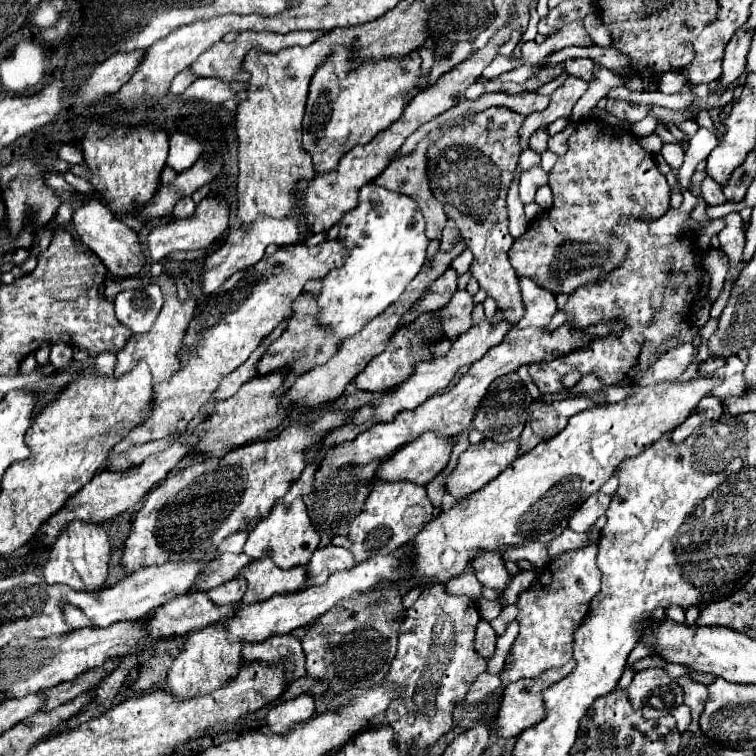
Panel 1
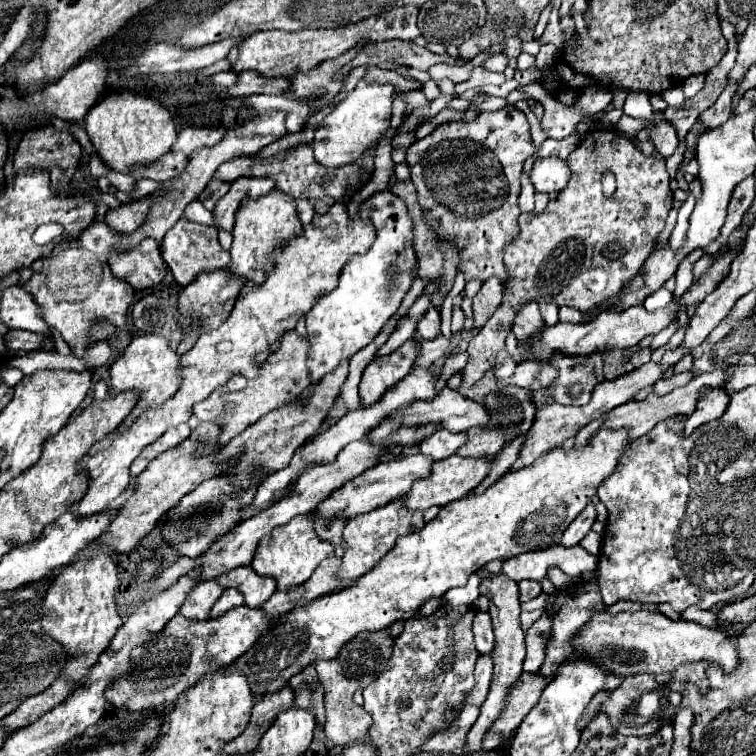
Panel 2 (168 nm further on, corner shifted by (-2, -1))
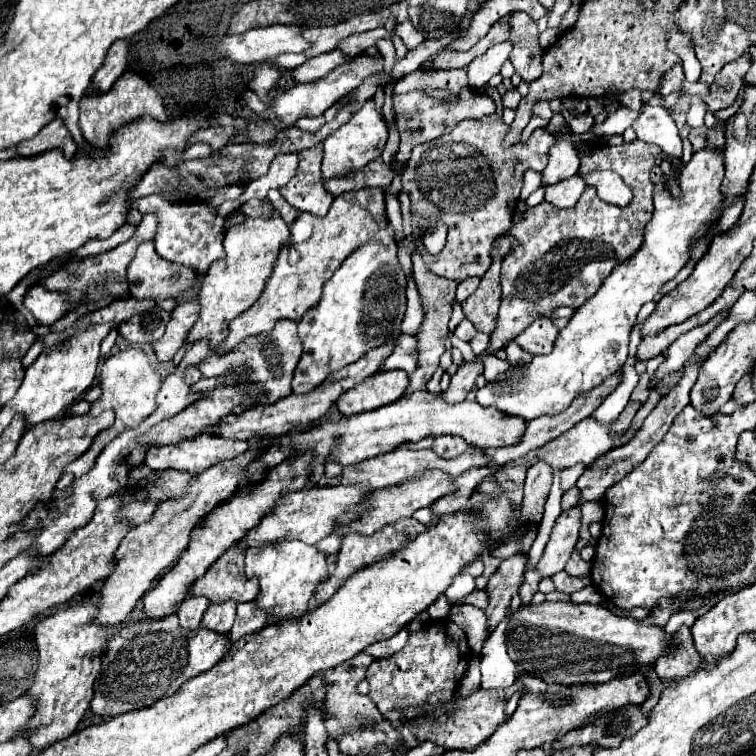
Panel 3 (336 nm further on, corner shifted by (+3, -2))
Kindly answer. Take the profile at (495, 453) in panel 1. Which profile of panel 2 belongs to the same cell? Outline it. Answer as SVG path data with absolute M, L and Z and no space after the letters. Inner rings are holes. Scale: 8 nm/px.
M451 455L451 457L443 459L443 461L437 461L437 465L431 467L431 473L433 473L431 479L419 481L419 483L415 483L411 487L409 495L405 497L405 505L407 505L407 509L421 509L421 511L425 511L425 509L429 509L433 505L443 507L443 505L447 505L447 503L451 503L455 499L461 499L461 497L469 495L485 479L485 475L489 473L491 465L493 465L493 457L489 457L489 455L487 457Z

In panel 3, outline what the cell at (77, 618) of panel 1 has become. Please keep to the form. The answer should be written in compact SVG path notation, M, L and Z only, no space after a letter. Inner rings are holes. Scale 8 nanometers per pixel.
M74 604L68 610L54 610L40 620L36 626L36 646L38 646L38 670L34 684L26 694L34 700L36 712L30 722L18 730L20 738L26 738L32 752L40 752L52 742L58 742L78 728L84 712L94 694L94 680L100 670L100 652L104 646L104 636L110 628L94 626L96 606Z

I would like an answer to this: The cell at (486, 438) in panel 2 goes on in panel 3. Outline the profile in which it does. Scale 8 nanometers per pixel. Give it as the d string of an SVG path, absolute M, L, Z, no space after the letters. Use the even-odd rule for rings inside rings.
M438 436L438 438L434 438L434 446L432 446L432 450L440 458L456 458L458 454L466 452L468 448L470 448L470 444L466 444L466 440L454 438L454 436Z

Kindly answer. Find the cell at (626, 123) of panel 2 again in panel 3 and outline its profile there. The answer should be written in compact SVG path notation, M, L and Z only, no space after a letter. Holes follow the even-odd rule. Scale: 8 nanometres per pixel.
M644 104L642 116L639 116L631 127L637 139L660 146L672 158L682 158L682 138L678 136L678 128L666 108Z

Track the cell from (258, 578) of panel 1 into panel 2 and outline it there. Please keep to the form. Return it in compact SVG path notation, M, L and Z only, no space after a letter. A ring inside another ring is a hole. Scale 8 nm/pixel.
M249 565L233 569L231 573L223 573L223 577L217 577L223 587L235 587L245 595L245 605L249 607L261 607L277 589L275 579L257 575Z

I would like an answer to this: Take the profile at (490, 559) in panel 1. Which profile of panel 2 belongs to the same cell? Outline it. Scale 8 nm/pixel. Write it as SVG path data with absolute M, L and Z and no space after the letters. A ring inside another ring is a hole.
M489 573L489 577L483 577L481 581L481 593L485 597L489 597L489 615L493 619L493 631L495 631L495 647L491 651L491 659L493 659L493 681L491 681L491 689L489 695L485 699L485 703L481 705L481 715L475 721L475 725L469 729L467 733L467 743L463 747L465 753L473 753L481 749L481 741L485 737L485 733L491 729L491 725L495 723L495 719L499 717L499 713L505 709L507 705L507 697L509 697L509 689L513 687L513 683L521 677L523 673L523 659L525 659L525 633L519 625L519 585L517 581L509 579L507 575L495 575Z

